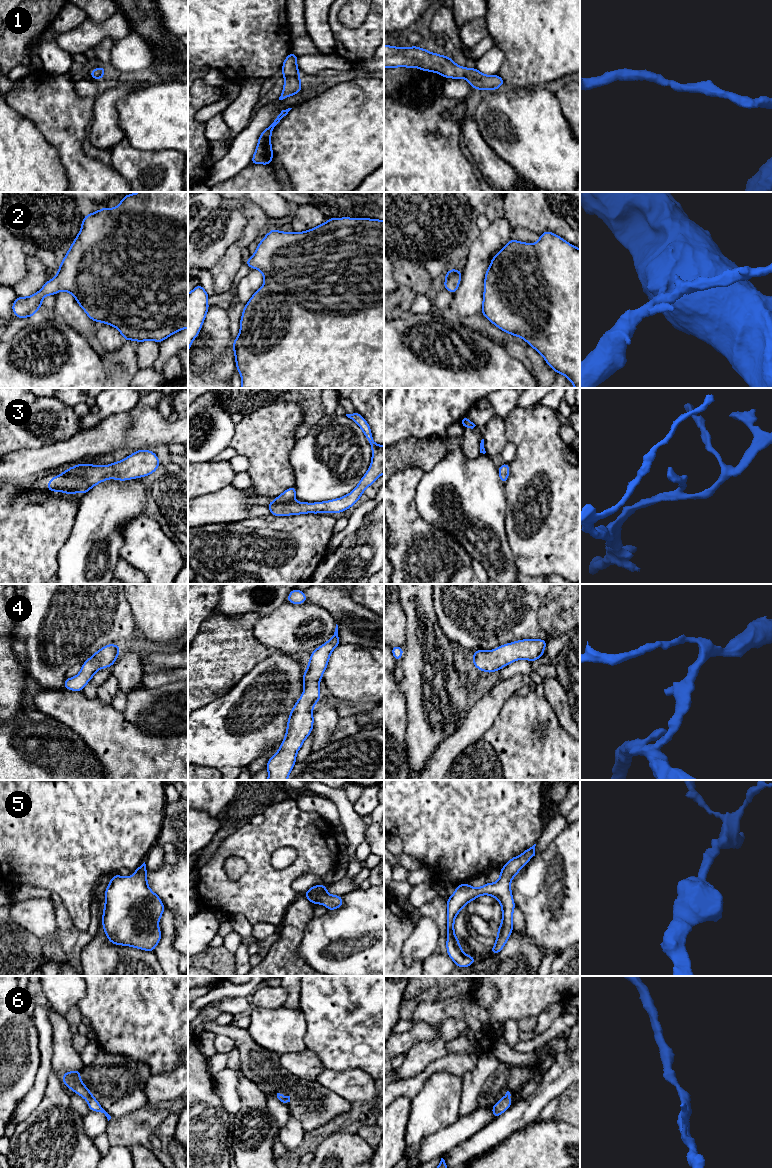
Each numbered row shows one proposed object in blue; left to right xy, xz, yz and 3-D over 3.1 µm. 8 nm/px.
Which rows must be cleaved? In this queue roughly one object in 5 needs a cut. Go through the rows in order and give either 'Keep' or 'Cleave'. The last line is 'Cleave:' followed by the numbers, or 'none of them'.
1: Keep
2: Keep
3: Keep
4: Keep
5: Keep
6: Keep
Cleave: none of them

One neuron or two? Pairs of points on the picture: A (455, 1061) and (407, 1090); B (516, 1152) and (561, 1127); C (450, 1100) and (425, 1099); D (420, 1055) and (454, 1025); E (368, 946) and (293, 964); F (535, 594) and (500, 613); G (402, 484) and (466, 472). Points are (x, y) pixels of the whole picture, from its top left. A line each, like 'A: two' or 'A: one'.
A: one
B: one
C: one
D: one
E: two
F: one
G: two

